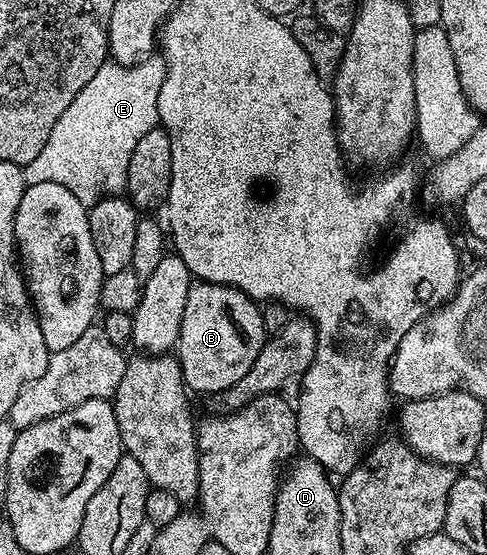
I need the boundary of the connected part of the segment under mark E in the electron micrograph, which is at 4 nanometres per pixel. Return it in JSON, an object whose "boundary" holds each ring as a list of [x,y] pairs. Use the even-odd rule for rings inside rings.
{"boundary":[[[114,59],[104,61],[97,75],[81,87],[81,95],[65,107],[65,115],[53,123],[41,155],[22,166],[24,186],[61,183],[88,207],[104,197],[122,194],[137,142],[159,125],[157,99],[166,77],[167,67],[159,59],[144,59],[138,65],[121,65]]]}

